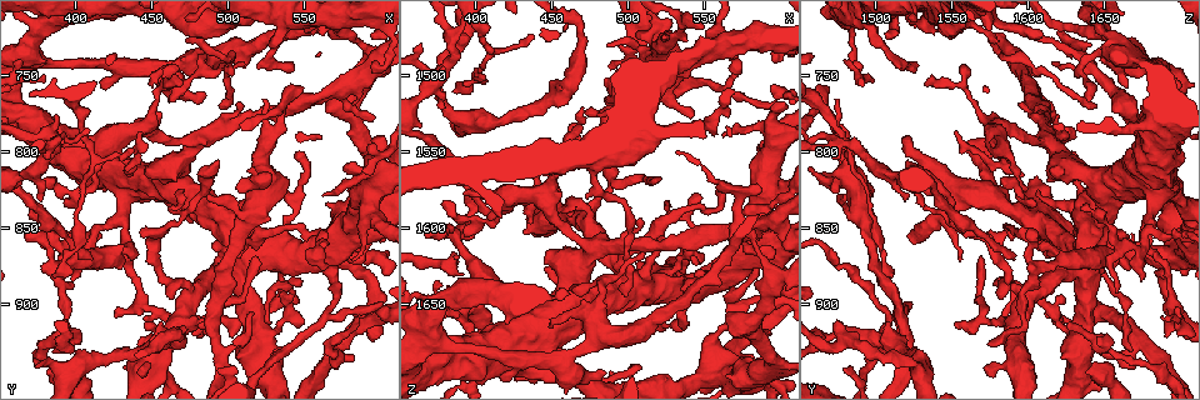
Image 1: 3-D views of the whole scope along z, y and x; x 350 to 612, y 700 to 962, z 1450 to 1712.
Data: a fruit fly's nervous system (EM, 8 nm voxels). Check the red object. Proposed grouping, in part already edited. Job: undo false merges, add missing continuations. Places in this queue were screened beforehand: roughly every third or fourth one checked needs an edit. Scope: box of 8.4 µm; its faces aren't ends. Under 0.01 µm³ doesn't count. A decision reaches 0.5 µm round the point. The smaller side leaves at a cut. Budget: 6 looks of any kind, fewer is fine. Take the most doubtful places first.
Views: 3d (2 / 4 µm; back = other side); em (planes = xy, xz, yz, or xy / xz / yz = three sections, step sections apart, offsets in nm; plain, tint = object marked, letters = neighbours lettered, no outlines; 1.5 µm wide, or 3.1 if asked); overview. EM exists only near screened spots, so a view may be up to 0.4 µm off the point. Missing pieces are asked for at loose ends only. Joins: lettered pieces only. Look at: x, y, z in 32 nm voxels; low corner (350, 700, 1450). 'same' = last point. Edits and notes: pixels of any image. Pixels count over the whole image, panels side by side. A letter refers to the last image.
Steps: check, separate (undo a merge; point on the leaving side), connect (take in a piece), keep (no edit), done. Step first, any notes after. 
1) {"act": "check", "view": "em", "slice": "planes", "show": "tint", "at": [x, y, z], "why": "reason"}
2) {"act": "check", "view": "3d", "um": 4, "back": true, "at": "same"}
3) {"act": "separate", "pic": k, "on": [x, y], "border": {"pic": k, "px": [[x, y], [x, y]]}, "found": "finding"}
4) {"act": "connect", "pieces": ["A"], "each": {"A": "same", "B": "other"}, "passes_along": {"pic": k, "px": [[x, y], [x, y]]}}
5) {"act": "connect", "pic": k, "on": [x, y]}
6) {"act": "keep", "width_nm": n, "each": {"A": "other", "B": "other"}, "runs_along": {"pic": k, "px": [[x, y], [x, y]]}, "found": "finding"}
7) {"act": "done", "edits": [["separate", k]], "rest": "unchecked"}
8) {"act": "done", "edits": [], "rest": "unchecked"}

{"act": "check", "view": "em", "slice": "planes", "show": "tint", "at": [384, 794, 1474], "why": "two arms in line, one across"}

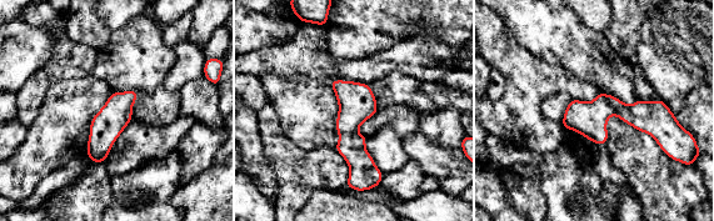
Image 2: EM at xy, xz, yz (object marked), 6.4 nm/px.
{"act": "check", "view": "em", "slice": "planes", "show": "letters", "at": "same", "why": "see the neighbours"}

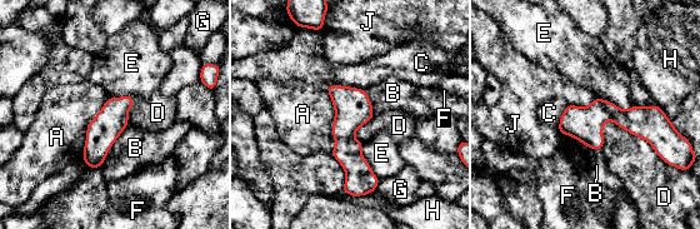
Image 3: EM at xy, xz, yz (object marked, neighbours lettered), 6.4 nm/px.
{"act": "keep", "each": {"A": "other", "B": "other", "C": "other", "D": "other", "E": "other", "F": "other", "G": "other", "H": "other", "J": "other"}, "runs_along": {"pic": 3, "px": [[333, 88], [345, 100], [356, 192]]}, "found": "one cell here"}

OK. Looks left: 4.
{"act": "check", "view": "3d", "um": 2, "at": [564, 774, 1656], "why": "branch stops here"}

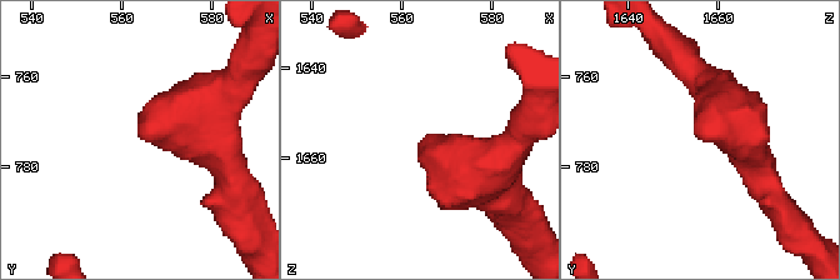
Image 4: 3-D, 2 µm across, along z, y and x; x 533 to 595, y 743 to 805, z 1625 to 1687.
{"act": "check", "view": "em", "slice": "planes", "show": "tint", "at": [564, 773, 1657], "why": "need the tissue"}

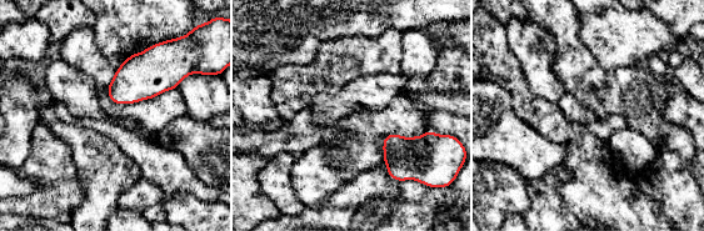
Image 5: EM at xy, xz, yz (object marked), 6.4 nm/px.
{"act": "check", "view": "em", "slice": "planes", "show": "letters", "at": "same"}

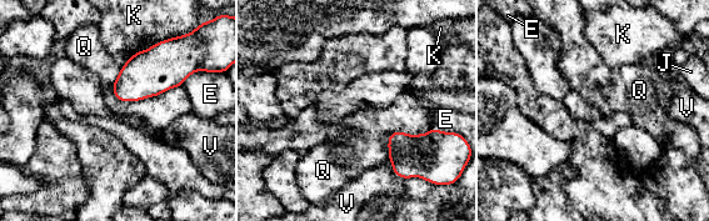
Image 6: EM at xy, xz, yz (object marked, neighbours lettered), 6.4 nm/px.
{"act": "keep", "each": {"E": "other", "J": "other", "K": "other", "Q": "other", "V": "other"}, "border": {"pic": 6, "px": [[180, 85], [128, 101], [111, 91]]}, "found": "no lettered piece goes on from it"}

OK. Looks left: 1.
{"act": "done", "edits": [], "rest": "unchecked"}

